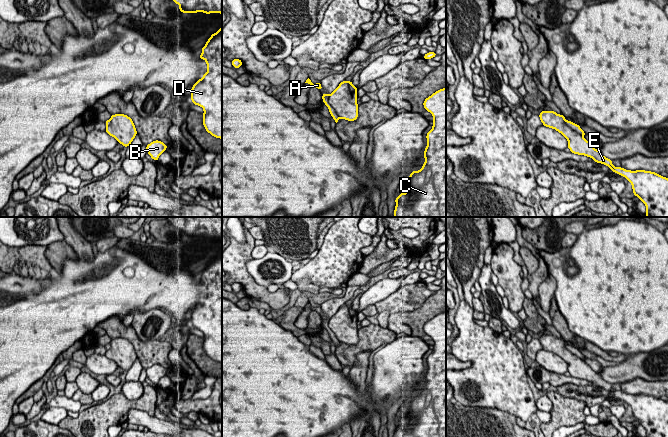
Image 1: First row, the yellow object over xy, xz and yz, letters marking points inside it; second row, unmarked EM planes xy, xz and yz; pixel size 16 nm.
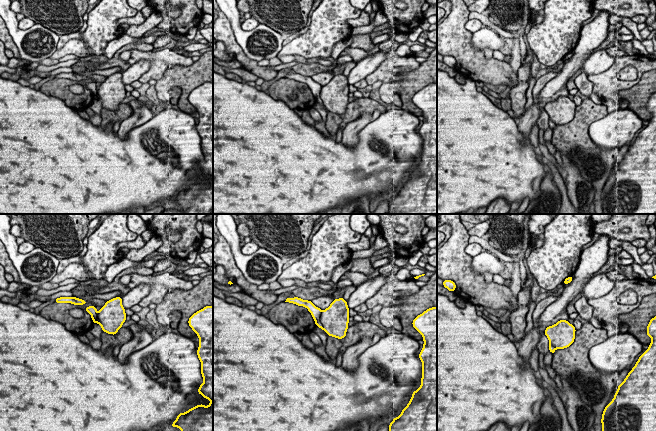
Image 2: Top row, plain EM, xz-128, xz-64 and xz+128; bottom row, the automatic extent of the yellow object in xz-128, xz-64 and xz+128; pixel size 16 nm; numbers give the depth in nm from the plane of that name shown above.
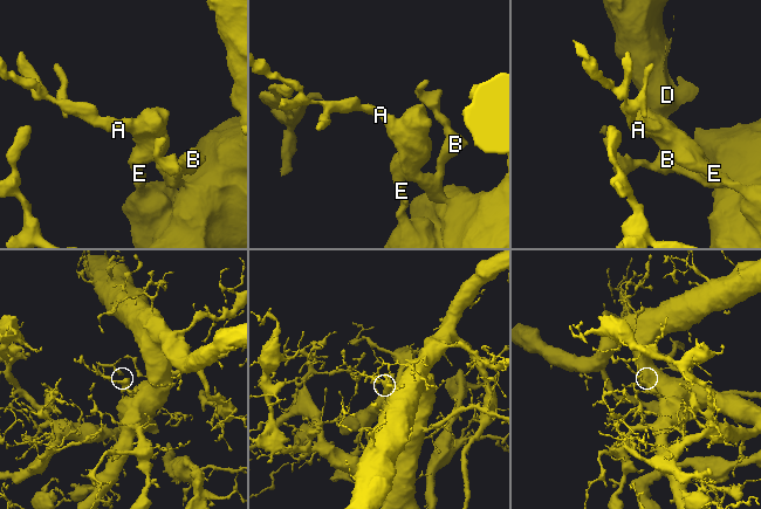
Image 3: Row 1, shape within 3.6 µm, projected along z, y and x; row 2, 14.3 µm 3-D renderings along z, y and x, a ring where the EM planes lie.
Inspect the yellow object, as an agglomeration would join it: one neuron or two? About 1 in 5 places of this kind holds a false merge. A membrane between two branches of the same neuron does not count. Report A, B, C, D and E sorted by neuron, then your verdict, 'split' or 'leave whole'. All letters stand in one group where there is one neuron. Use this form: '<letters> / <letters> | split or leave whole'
A B C D E | leave whole

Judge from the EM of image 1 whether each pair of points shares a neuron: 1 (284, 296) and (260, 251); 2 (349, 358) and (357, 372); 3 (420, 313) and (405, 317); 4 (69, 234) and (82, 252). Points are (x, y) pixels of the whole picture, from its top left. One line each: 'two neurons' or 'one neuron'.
1: two neurons
2: two neurons
3: one neuron
4: one neuron

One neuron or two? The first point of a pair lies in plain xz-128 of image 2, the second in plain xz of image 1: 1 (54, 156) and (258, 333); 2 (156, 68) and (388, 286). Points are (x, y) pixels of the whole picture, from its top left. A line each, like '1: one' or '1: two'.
1: one
2: two

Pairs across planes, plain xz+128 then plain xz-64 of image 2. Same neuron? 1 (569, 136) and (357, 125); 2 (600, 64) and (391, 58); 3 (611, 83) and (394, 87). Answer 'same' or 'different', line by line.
1: different
2: different
3: different

